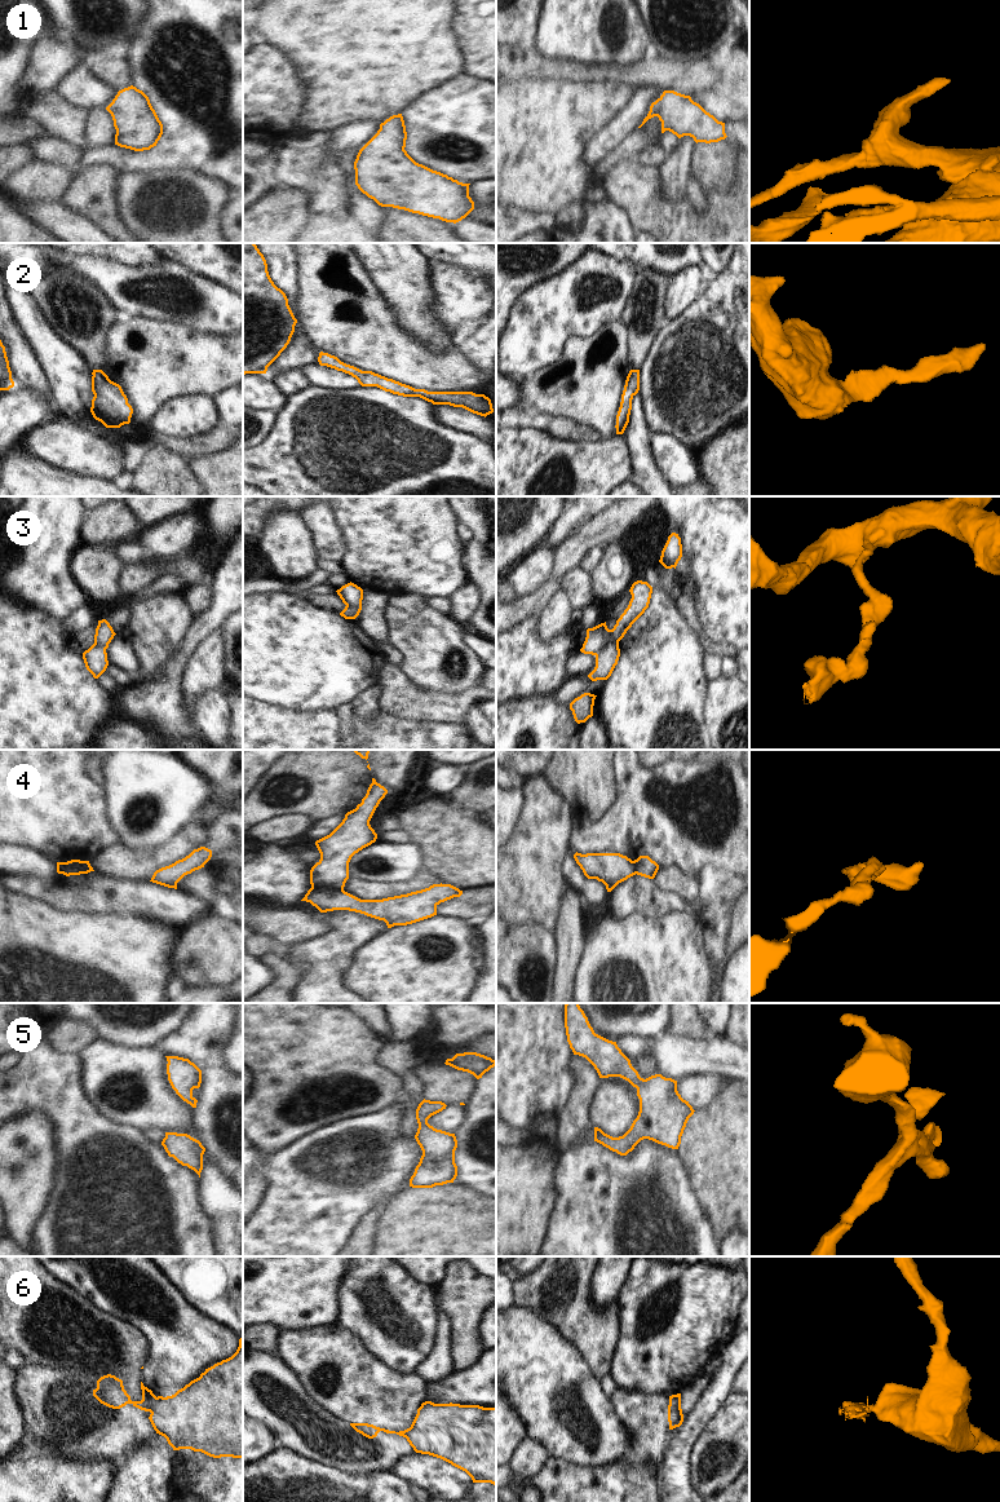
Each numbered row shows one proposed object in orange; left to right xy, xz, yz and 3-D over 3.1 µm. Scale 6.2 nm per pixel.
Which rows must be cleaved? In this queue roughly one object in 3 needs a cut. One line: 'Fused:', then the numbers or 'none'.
Fused: 3, 4, 6

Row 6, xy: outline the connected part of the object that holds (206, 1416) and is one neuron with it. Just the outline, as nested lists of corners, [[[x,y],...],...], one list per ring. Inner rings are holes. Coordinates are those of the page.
[[[243,1338],[236,1352],[205,1369],[172,1396],[158,1396],[150,1422],[173,1450],[191,1449],[213,1458],[243,1458]]]

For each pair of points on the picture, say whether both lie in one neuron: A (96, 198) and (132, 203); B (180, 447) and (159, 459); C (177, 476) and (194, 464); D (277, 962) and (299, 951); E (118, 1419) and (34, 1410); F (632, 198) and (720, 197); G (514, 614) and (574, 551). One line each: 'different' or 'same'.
A: different
B: different
C: different
D: different
E: same
F: same
G: same

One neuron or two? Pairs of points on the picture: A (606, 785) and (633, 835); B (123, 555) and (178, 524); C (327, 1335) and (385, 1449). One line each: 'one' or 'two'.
A: two
B: two
C: two

